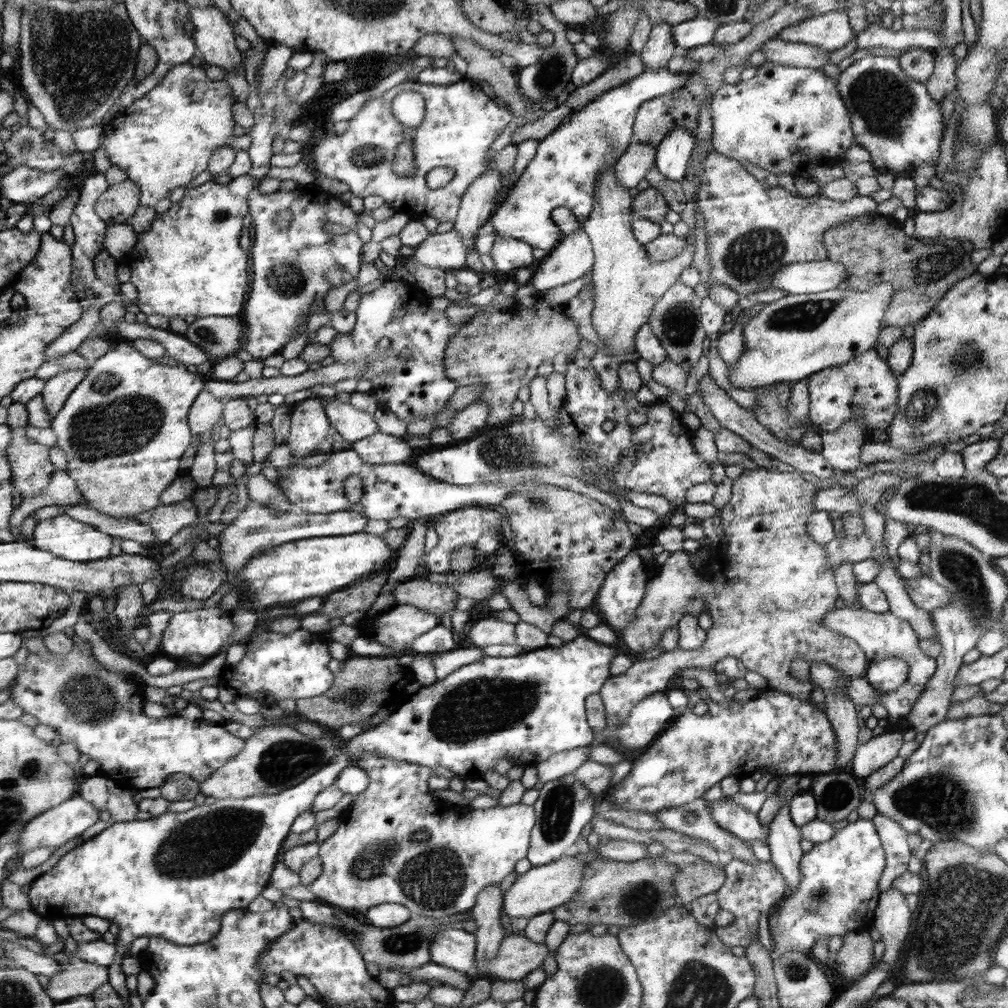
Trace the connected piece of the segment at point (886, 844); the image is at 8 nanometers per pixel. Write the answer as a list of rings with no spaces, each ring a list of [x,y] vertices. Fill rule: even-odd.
[[[876,813],[873,821],[877,826],[884,857],[886,858],[886,868],[880,876],[880,892],[882,893],[898,875],[904,874],[909,867],[912,849],[908,842],[908,833],[897,822],[883,814]]]

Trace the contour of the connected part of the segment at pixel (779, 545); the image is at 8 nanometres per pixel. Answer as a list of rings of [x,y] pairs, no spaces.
[[[759,467],[758,470],[744,469],[743,473],[733,480],[730,500],[726,505],[724,505],[724,507],[721,508],[720,514],[722,530],[724,534],[726,534],[726,538],[728,538],[726,552],[728,552],[728,560],[730,560],[730,566],[728,566],[728,570],[726,570],[726,582],[706,582],[702,573],[696,573],[688,553],[684,550],[676,550],[676,552],[671,553],[670,557],[662,564],[662,566],[655,567],[652,580],[647,584],[646,594],[643,596],[642,604],[638,609],[635,610],[635,619],[623,631],[621,631],[622,642],[624,642],[624,644],[626,644],[626,646],[628,646],[632,652],[646,653],[650,652],[650,650],[656,649],[658,646],[661,646],[661,638],[662,634],[664,634],[664,631],[668,630],[668,628],[672,628],[673,626],[678,627],[681,620],[683,620],[687,614],[698,617],[700,614],[702,614],[702,612],[706,611],[708,614],[710,614],[711,627],[707,630],[707,637],[704,641],[704,645],[702,645],[702,648],[692,651],[681,649],[677,651],[666,651],[664,654],[660,654],[658,658],[634,662],[632,667],[629,670],[626,670],[624,674],[620,674],[620,676],[612,676],[612,679],[608,680],[607,683],[604,684],[602,691],[599,693],[599,696],[601,697],[601,700],[605,706],[607,725],[606,730],[602,730],[602,732],[595,734],[595,740],[592,741],[588,746],[573,748],[571,751],[559,752],[556,755],[552,755],[550,759],[543,760],[543,762],[536,764],[535,767],[537,768],[537,774],[541,782],[552,782],[556,780],[556,777],[571,775],[575,772],[575,770],[578,770],[582,764],[589,760],[587,752],[589,752],[591,746],[608,744],[610,737],[616,733],[616,727],[618,727],[618,723],[628,719],[628,716],[630,713],[632,713],[634,706],[638,705],[640,701],[645,700],[646,697],[652,694],[663,693],[663,691],[666,693],[666,688],[668,688],[668,684],[670,685],[672,682],[672,678],[674,678],[676,675],[680,675],[681,671],[686,670],[686,668],[704,668],[706,670],[712,670],[716,666],[716,663],[723,658],[736,658],[742,661],[742,664],[748,669],[748,671],[756,672],[760,676],[763,676],[768,681],[768,686],[770,688],[782,693],[787,693],[796,699],[808,699],[808,696],[811,695],[811,684],[809,682],[795,680],[790,676],[790,665],[795,658],[804,658],[808,661],[808,663],[810,663],[810,665],[812,665],[814,661],[826,663],[832,666],[832,668],[836,669],[836,671],[842,671],[842,673],[844,673],[844,675],[848,675],[848,677],[862,677],[862,674],[867,672],[866,668],[869,668],[868,660],[866,660],[864,652],[860,650],[860,646],[856,644],[856,641],[852,640],[849,636],[836,632],[834,629],[829,629],[823,623],[824,617],[827,616],[831,610],[835,609],[833,604],[833,590],[831,588],[831,584],[835,579],[835,574],[832,574],[832,570],[830,570],[827,550],[818,541],[814,540],[808,532],[809,519],[811,518],[813,512],[816,511],[815,506],[813,505],[813,500],[815,500],[817,492],[819,492],[819,489],[817,489],[814,484],[807,482],[802,477],[802,472],[799,470],[794,470],[793,472],[788,473],[770,471],[765,467]]]

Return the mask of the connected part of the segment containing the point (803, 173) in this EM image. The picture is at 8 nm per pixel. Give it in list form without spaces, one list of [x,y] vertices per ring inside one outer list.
[[[765,61],[757,67],[753,78],[733,84],[724,83],[713,96],[711,112],[714,126],[711,144],[714,151],[739,163],[749,162],[776,176],[786,174],[794,179],[810,178],[812,170],[819,166],[832,167],[834,162],[838,166],[842,154],[855,144],[846,103],[840,98],[834,78],[828,78],[822,70]]]

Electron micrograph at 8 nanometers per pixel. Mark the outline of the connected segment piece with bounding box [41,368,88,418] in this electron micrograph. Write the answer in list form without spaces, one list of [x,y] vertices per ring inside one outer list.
[[[83,368],[67,370],[47,380],[41,395],[51,418],[61,411],[70,393],[86,378],[87,371]]]

